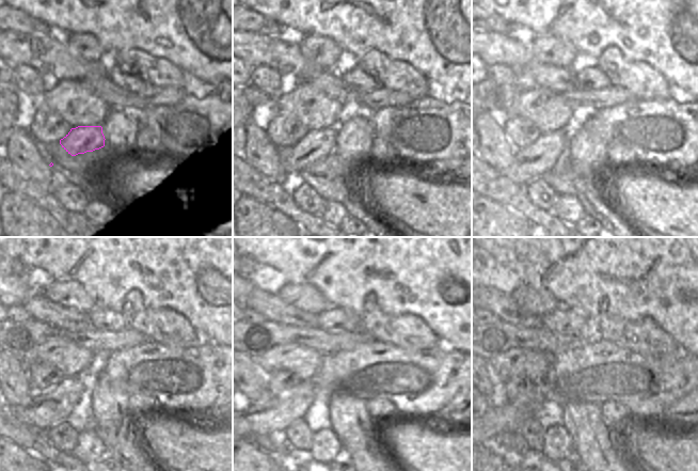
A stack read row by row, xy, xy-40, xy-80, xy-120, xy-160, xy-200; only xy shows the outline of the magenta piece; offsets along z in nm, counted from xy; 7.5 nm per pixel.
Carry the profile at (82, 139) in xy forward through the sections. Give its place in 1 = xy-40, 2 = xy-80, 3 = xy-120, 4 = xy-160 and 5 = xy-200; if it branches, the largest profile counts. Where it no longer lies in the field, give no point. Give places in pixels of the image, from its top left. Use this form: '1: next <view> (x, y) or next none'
1: next xy-40 (316, 144)
2: next xy-80 (534, 161)
3: next xy-120 (48, 407)
4: next xy-160 (271, 413)
5: next xy-200 (510, 417)

